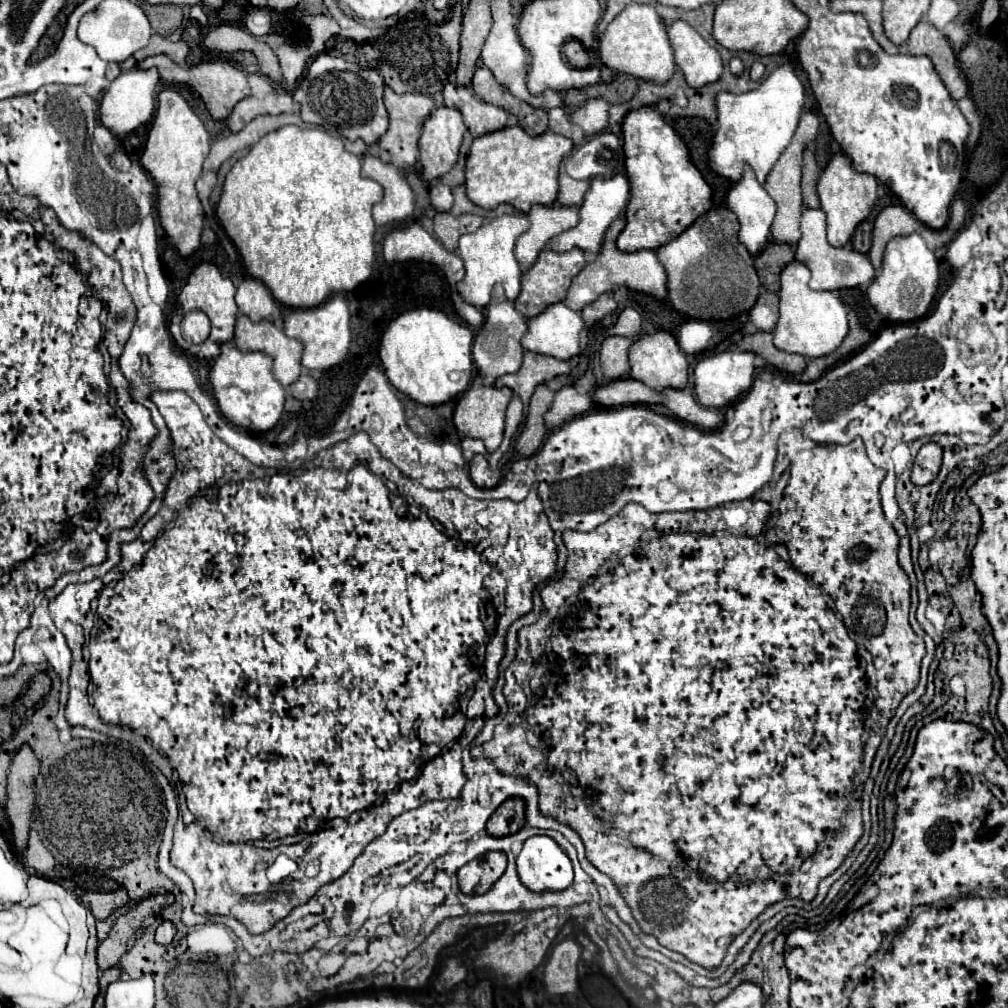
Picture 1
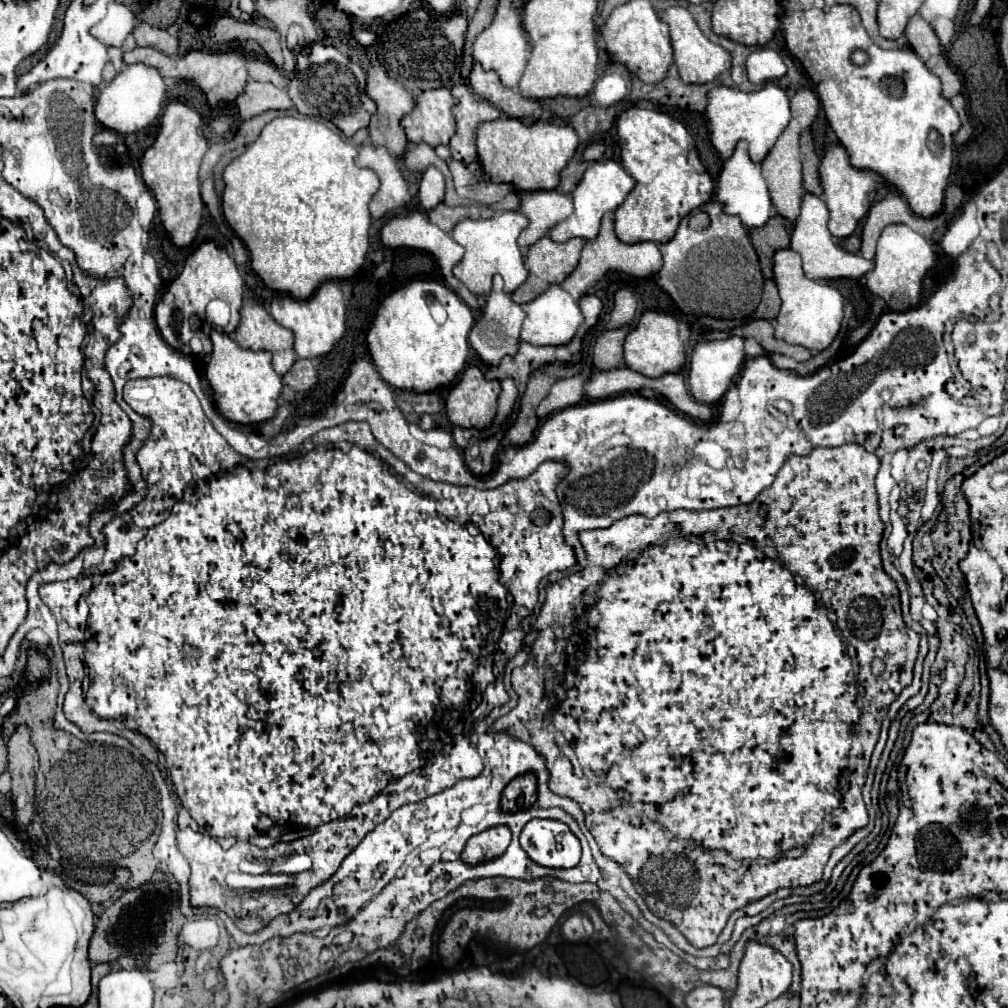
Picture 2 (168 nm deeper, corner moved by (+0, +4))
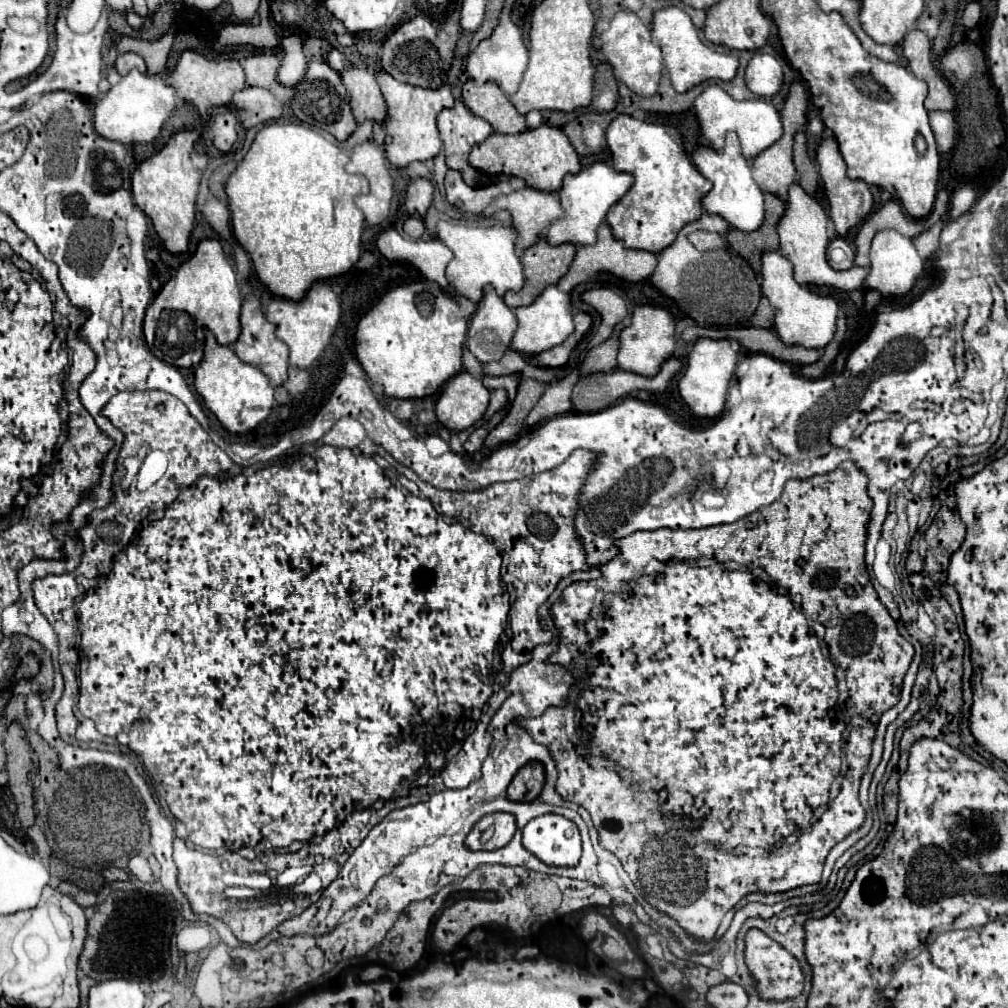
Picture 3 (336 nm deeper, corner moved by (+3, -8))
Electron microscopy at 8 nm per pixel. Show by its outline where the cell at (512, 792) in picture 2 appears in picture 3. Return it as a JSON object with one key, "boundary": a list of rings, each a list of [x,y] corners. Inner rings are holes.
{"boundary":[[[531,761],[517,771],[517,775],[513,777],[513,781],[507,789],[507,795],[513,801],[533,801],[535,797],[539,797],[543,783],[545,783],[543,763]]]}

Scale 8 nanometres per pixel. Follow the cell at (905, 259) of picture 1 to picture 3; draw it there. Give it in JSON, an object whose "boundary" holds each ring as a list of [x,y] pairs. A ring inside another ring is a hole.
{"boundary":[[[879,231],[873,237],[871,267],[869,267],[869,275],[865,279],[865,285],[869,289],[881,291],[881,295],[885,295],[885,297],[905,295],[913,287],[913,283],[921,275],[921,271],[923,271],[923,259],[915,251],[915,245],[911,239],[905,239],[905,235],[901,235],[899,231]]]}

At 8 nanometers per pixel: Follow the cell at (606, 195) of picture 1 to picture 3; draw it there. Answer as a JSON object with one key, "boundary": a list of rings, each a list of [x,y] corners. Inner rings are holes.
{"boundary":[[[607,161],[593,163],[575,175],[571,173],[565,175],[563,185],[559,189],[559,199],[565,215],[563,219],[557,219],[547,227],[547,241],[551,245],[561,245],[561,243],[593,245],[597,241],[597,227],[603,223],[607,211],[629,191],[631,185],[633,185],[633,175],[615,171]]]}

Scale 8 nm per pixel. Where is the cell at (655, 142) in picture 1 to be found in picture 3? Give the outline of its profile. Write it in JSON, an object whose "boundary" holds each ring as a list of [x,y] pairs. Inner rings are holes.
{"boundary":[[[621,113],[607,127],[607,145],[613,155],[613,167],[635,177],[631,189],[607,213],[613,235],[629,249],[663,251],[687,223],[701,217],[701,199],[711,191],[709,179],[689,161],[679,131],[669,125],[643,123]]]}

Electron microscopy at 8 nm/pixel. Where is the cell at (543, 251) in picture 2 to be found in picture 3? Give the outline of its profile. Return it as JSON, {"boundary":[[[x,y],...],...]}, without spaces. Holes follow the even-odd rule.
{"boundary":[[[543,237],[525,253],[521,255],[521,263],[525,269],[525,285],[521,291],[507,291],[505,303],[511,309],[531,305],[535,297],[551,283],[557,283],[569,269],[571,261],[575,257],[575,245],[563,243],[563,245],[549,245]]]}

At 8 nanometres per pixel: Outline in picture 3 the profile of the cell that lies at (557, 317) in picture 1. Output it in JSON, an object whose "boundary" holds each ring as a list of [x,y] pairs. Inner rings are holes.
{"boundary":[[[555,285],[545,287],[545,291],[531,305],[517,307],[515,315],[517,315],[519,327],[511,339],[511,349],[519,351],[519,353],[527,353],[527,355],[541,353],[541,351],[547,351],[555,345],[561,345],[575,329],[569,295],[565,291],[559,291]]]}

